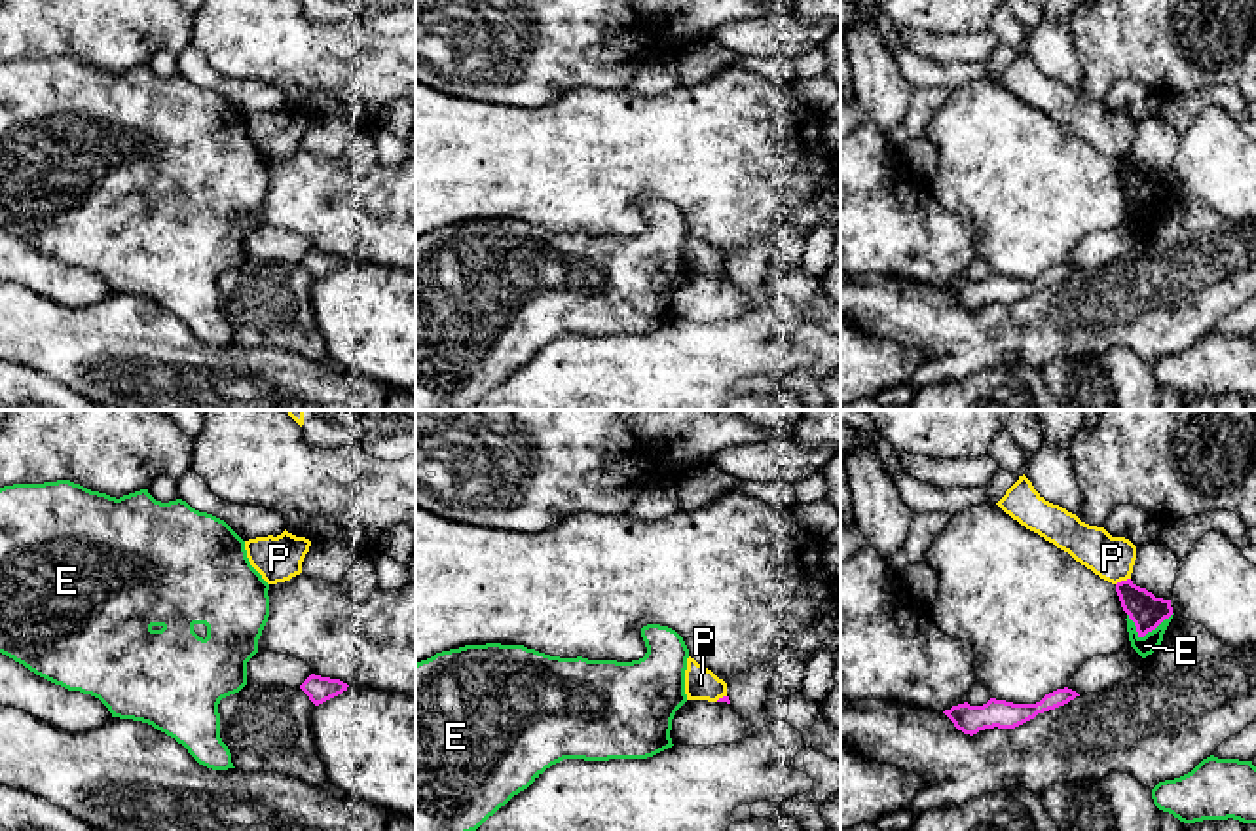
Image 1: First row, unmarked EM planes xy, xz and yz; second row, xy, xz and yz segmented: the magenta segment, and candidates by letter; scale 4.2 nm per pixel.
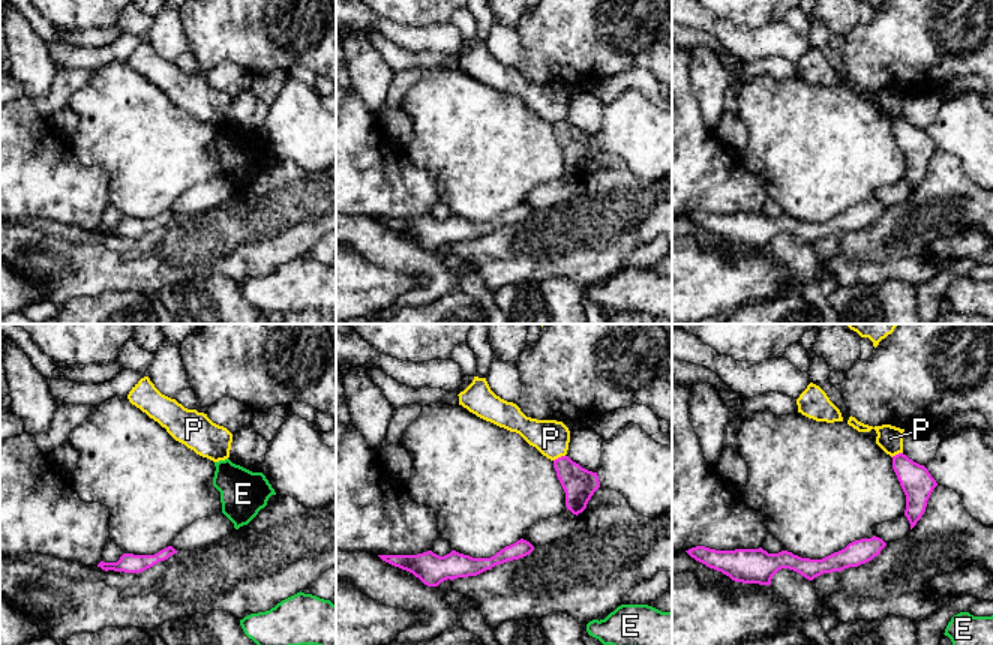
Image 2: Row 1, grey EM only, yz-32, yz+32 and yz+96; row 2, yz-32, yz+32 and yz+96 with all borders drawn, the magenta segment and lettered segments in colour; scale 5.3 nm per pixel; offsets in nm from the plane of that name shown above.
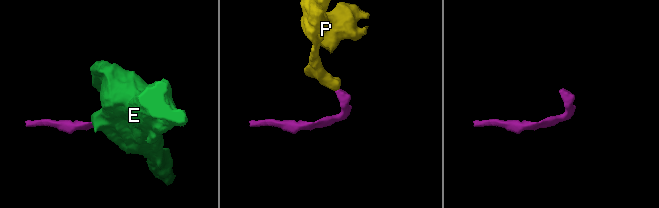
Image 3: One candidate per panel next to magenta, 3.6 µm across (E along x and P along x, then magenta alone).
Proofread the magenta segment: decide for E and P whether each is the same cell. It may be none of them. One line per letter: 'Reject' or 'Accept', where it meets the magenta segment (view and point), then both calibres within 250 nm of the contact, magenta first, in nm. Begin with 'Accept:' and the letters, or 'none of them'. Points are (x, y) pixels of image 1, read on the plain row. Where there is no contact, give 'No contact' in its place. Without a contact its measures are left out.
Accept: none of them
E: Reject. Touches magenta at yz (1146, 207). Thickness 150 nm (magenta) against 80 nm
P: Reject. Touches magenta at yz (1122, 156). Thickness 150 nm (magenta) against 190 nm

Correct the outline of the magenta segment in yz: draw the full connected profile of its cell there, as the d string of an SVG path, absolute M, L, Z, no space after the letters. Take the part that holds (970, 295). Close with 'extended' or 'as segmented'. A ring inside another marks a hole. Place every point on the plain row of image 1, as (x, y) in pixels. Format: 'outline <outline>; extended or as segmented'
outline M1064 262L1045 269L1036 279L1013 279L1013 277L990 273L983 281L970 281L968 277L964 277L952 281L951 285L945 285L943 288L954 298L958 305L973 311L979 305L994 304L994 302L1015 304L1034 294L1038 288L1068 279L1076 271L1080 271L1076 266Z; as segmented

